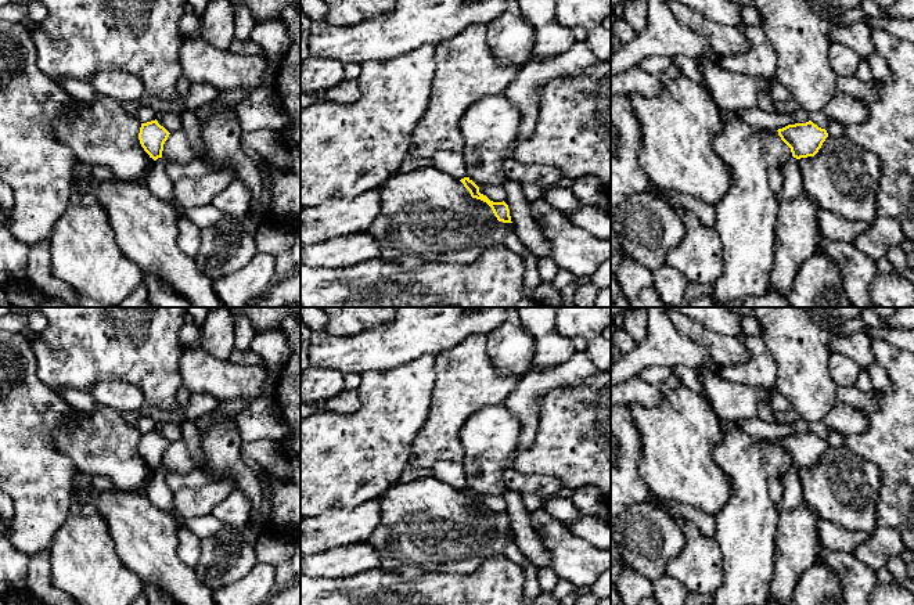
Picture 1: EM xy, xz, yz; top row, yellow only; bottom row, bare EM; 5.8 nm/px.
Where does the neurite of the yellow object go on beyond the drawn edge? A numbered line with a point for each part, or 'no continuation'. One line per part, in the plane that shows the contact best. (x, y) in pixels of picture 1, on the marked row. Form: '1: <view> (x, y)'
no continuation

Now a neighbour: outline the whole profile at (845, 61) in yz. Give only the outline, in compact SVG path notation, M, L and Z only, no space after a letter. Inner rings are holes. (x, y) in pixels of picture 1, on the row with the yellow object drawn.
M831 42L828 58L832 69L841 76L854 76L861 57L849 46Z

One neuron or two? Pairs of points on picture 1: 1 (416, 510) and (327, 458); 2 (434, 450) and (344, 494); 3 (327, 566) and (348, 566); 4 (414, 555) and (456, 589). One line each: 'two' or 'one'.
1: two
2: two
3: one
4: two

